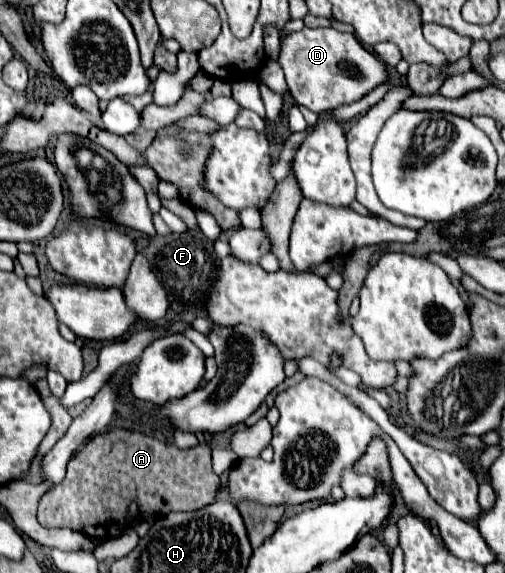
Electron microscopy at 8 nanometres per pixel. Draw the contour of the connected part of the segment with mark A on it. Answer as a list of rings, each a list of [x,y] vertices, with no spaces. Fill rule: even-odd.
[[[109,430],[107,434],[93,436],[87,440],[87,444],[69,460],[67,474],[61,484],[47,490],[39,500],[37,520],[45,528],[69,528],[79,530],[89,538],[95,540],[111,540],[123,534],[129,522],[129,506],[137,502],[139,514],[145,516],[161,516],[161,510],[167,502],[167,514],[177,510],[199,510],[207,504],[211,504],[219,492],[219,476],[211,470],[211,450],[205,444],[199,444],[197,448],[181,450],[175,444],[167,444],[165,440],[159,440],[151,434],[141,432],[121,432],[121,430]]]

